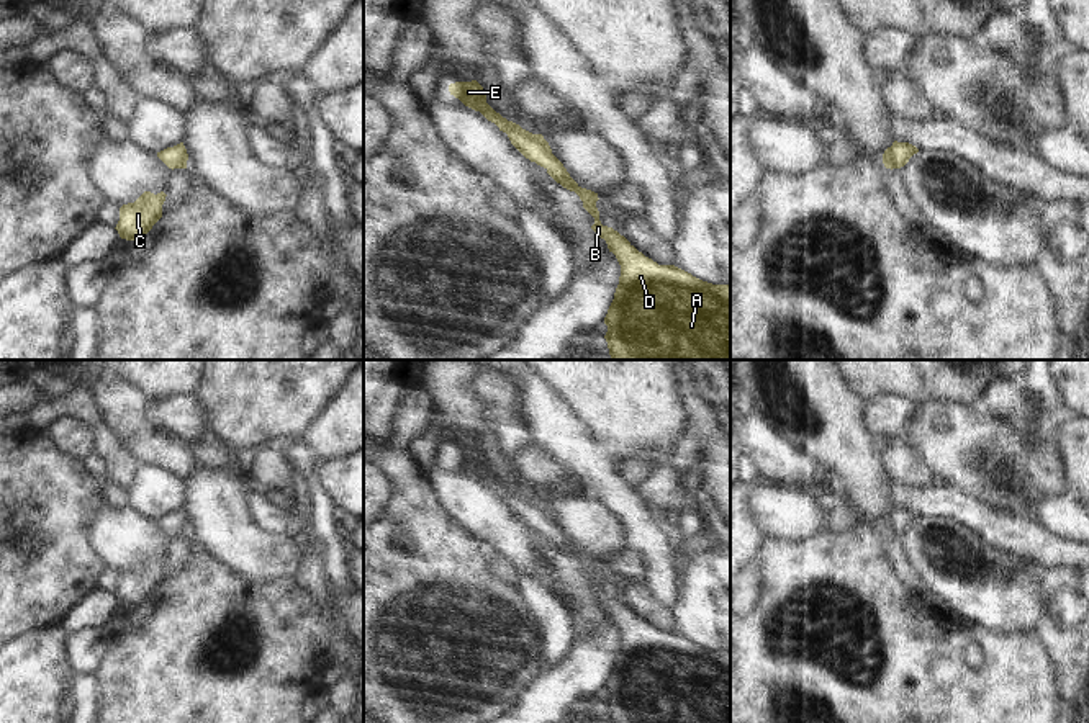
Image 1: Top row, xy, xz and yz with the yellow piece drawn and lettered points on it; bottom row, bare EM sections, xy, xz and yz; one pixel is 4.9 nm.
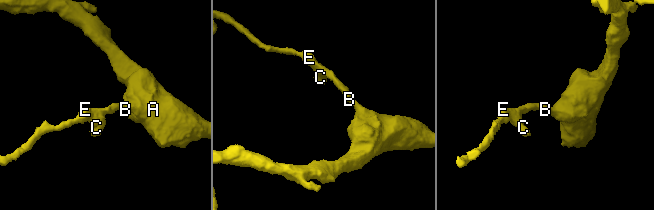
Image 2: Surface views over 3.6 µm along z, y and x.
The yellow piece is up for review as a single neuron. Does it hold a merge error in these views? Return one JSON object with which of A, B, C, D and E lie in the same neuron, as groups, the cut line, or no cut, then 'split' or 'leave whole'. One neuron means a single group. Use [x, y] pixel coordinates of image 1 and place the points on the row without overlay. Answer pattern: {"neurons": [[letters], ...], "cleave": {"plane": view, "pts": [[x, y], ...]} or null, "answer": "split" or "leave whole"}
{"neurons": [["A", "B", "C", "D", "E"]], "cleave": null, "answer": "leave whole"}

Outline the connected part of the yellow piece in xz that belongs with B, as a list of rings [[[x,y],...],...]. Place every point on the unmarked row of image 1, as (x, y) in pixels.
[[[477,447],[450,450],[449,458],[506,499],[526,525],[544,533],[563,555],[575,558],[583,574],[594,584],[591,595],[606,607],[621,631],[619,651],[604,684],[608,692],[604,705],[611,723],[730,723],[730,651],[712,651],[675,631],[658,631],[645,623],[617,597],[601,591],[598,559],[581,555],[570,543],[542,501],[532,501],[496,479],[486,469],[486,460]]]

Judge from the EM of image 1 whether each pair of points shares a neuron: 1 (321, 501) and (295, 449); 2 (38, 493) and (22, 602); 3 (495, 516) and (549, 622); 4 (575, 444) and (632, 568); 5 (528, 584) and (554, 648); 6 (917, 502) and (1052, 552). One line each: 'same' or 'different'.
1: same
2: same
3: different
4: different
5: same
6: same

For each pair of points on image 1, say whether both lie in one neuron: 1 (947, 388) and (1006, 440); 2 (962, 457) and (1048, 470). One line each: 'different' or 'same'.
1: different
2: same

